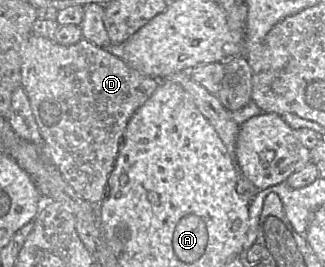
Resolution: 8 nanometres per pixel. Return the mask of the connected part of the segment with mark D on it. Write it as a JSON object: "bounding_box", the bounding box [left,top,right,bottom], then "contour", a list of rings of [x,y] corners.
{"bounding_box":[21,34,160,204],"contour":[[[32,34],[27,39],[21,58],[21,86],[29,98],[43,145],[47,147],[51,160],[84,200],[100,204],[128,121],[153,94],[160,81],[131,68],[116,54],[85,38],[69,46]]]}

